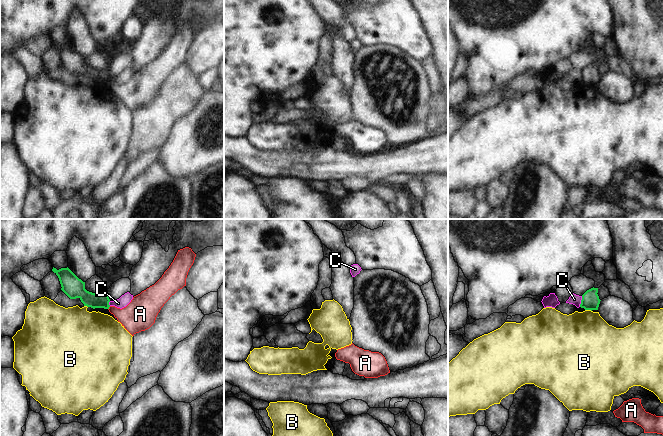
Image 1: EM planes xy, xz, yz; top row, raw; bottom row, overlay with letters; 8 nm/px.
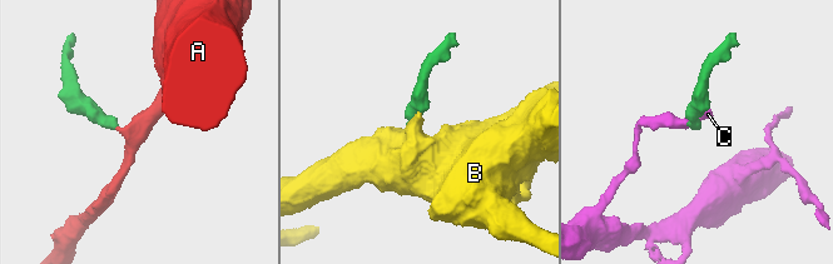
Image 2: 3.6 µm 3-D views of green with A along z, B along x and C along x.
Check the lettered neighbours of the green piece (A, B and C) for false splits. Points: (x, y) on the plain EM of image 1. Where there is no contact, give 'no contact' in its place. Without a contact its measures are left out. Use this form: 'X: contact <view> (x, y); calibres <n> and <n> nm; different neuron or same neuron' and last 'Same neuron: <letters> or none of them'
A: contact xy (108, 84); calibres 120 and 240 nm; different neuron
B: contact yz (588, 85); calibres 140 and 460 nm; different neuron
C: contact yz (581, 77); calibres 140 and 90 nm; different neuron
Same neuron: none of them

